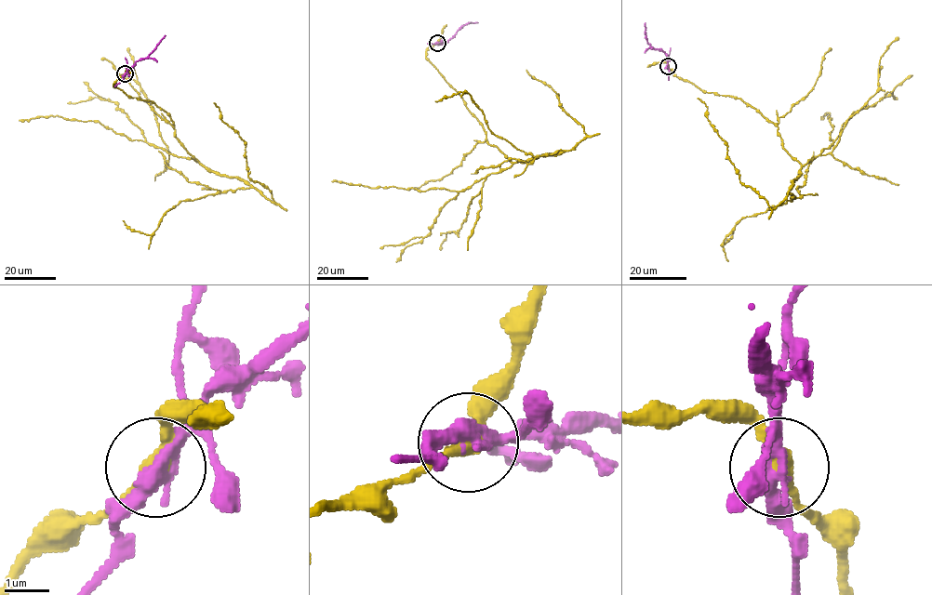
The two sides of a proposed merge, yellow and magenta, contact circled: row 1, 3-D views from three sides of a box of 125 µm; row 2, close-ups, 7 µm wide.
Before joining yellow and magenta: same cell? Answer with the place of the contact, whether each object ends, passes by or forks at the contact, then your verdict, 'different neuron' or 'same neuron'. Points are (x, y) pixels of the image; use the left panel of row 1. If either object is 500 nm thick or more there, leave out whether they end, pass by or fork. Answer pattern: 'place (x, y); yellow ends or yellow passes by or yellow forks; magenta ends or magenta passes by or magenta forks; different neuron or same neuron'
place (125, 73); yellow passes by; magenta passes by; different neuron

